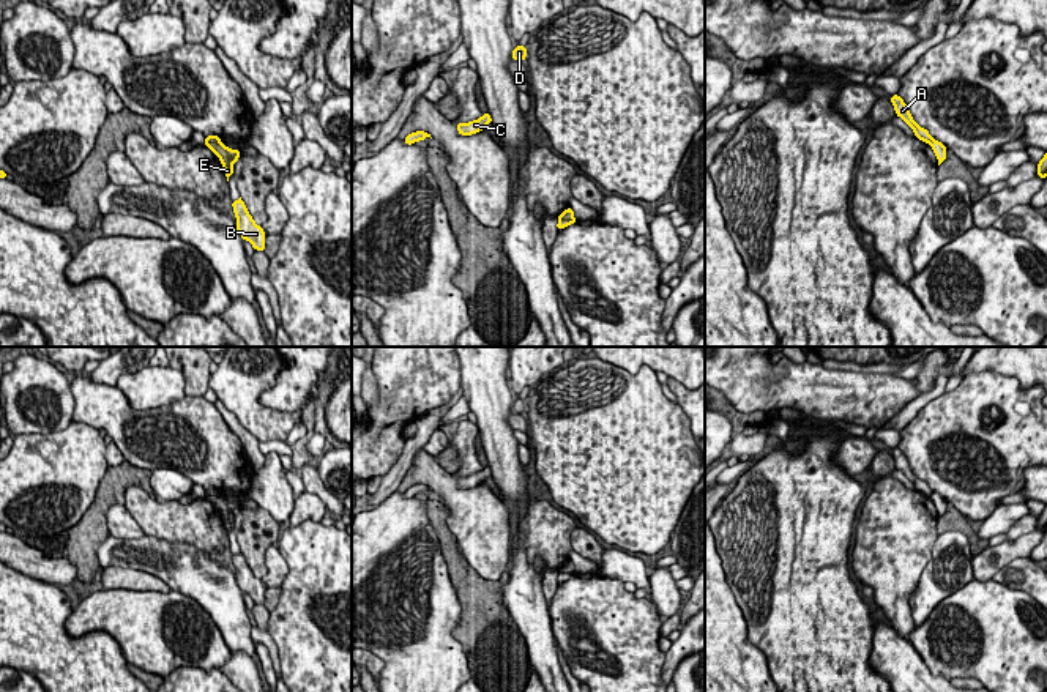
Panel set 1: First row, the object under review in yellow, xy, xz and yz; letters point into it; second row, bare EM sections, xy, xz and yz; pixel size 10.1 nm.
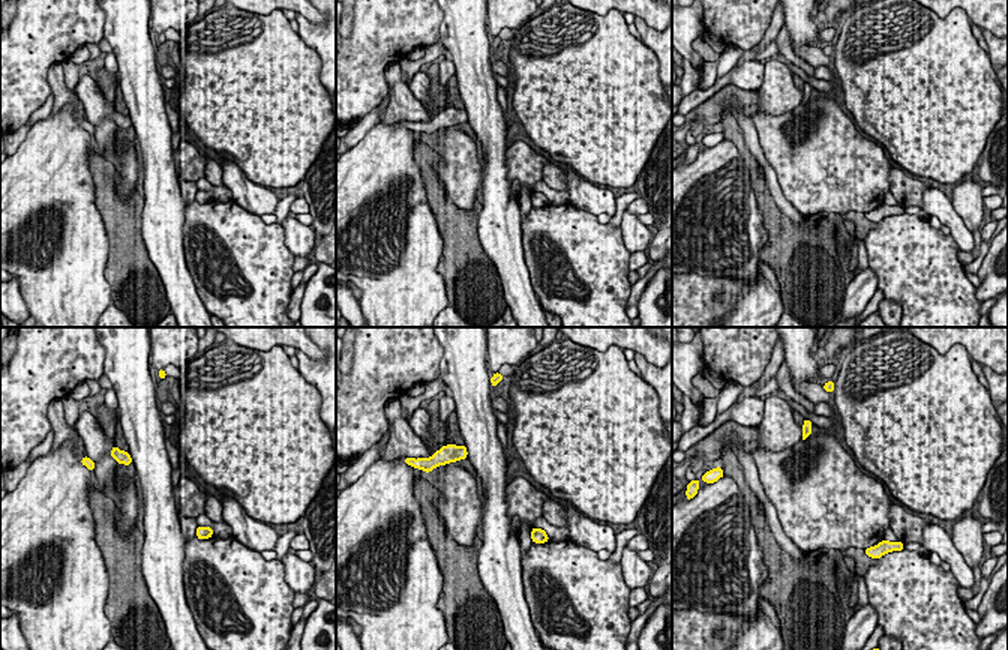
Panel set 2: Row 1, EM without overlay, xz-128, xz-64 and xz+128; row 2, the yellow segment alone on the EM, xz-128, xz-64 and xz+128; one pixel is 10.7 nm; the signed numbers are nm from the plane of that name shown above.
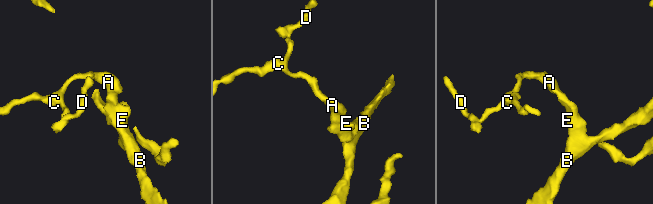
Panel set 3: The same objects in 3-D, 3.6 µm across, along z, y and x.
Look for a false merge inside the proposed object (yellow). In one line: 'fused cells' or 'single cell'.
fused cells

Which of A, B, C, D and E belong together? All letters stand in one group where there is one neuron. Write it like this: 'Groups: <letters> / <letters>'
Groups: A C D / B E

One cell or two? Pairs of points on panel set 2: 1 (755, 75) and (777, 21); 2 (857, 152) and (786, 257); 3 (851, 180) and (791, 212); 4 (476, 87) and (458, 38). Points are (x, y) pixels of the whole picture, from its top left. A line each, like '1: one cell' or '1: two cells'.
1: two cells
2: two cells
3: two cells
4: one cell

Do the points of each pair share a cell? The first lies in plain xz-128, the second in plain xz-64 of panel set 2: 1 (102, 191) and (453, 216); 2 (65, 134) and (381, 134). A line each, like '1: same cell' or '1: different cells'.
1: same cell
2: same cell

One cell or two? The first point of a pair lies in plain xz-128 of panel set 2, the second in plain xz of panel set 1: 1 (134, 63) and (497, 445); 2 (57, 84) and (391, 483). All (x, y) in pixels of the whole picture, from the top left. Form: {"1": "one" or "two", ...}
{"1": "one", "2": "two"}

